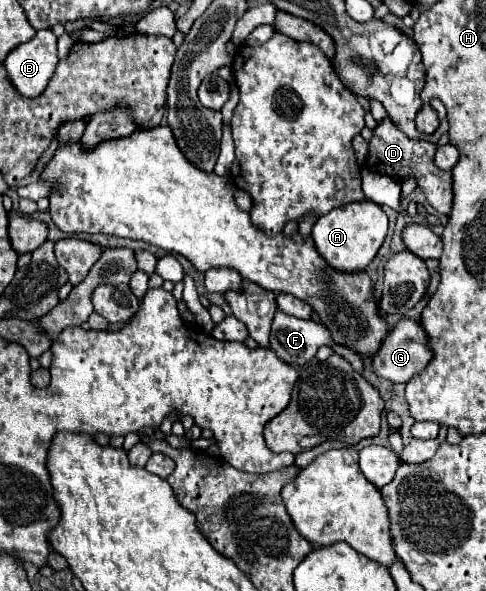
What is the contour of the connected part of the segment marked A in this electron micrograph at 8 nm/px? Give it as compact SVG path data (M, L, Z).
M366 200L362 204L346 204L342 208L334 208L326 216L320 216L312 228L312 240L328 266L342 274L356 274L366 270L366 266L374 260L376 252L384 244L386 232L388 216L378 204Z

